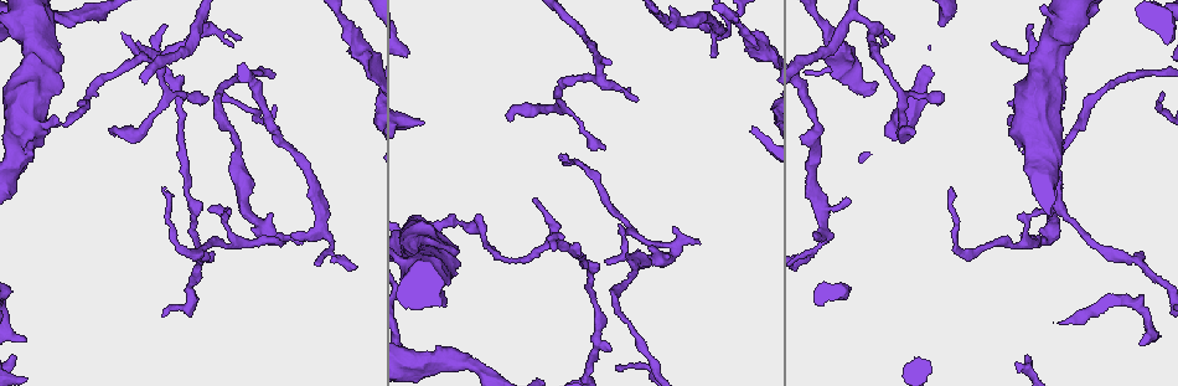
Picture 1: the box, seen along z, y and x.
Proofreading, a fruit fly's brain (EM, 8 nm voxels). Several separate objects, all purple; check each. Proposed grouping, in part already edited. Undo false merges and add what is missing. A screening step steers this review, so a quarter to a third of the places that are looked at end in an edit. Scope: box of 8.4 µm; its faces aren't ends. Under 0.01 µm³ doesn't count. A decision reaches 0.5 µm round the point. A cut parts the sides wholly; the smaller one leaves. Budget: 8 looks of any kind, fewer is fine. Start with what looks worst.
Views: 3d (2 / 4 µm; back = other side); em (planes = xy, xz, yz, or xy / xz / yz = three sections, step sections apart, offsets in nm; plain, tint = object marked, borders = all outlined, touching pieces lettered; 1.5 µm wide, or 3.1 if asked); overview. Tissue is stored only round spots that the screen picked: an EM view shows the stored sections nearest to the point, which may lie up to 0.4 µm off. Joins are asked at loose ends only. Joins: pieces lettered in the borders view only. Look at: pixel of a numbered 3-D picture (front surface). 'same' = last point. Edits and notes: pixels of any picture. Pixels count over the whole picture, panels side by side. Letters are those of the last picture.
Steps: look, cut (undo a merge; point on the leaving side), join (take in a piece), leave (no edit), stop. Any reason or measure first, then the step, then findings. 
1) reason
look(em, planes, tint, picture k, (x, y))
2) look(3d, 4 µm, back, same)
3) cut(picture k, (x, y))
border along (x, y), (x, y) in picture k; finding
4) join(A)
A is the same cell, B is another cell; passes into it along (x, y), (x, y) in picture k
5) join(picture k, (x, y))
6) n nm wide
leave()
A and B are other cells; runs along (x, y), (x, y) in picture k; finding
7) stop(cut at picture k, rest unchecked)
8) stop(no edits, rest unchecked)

tapers out
look(3d, 4 µm, picture 1, (716, 56))

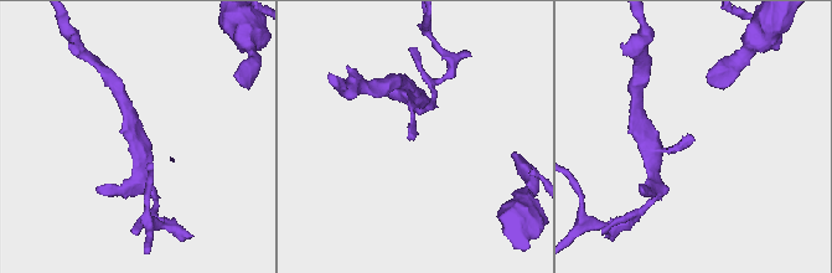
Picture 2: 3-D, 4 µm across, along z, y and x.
look(em, xy, step 8, borders, picture 2, (692, 136))

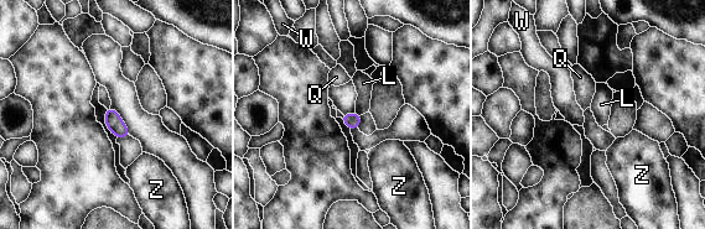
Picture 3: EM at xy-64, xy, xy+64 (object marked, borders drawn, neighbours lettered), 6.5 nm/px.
cut it another way
look(em, planes, borders, same)

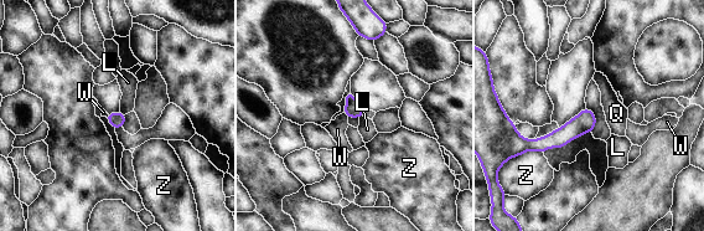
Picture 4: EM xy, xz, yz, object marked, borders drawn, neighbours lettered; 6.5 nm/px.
100 nm wide; Z touches over 180 nm
leave()
L, Q, W and Z are other cells; none of them fits

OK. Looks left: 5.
long arm stops here
look(em, xy, step 4, borders, picture 1, (164, 188))

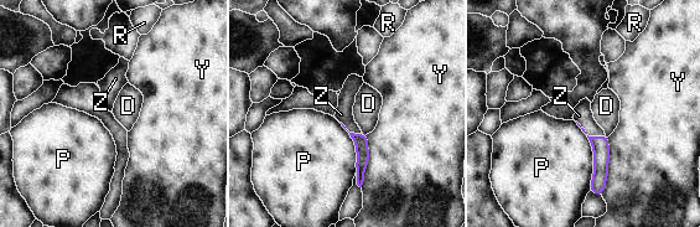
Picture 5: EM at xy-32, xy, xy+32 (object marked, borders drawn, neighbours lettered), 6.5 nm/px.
P touches over 460 nm
join(Z)
Z is the same cell, D, P, R and Y are other cells; the neuron continues

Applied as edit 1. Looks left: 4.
see it whole again
look(overview)

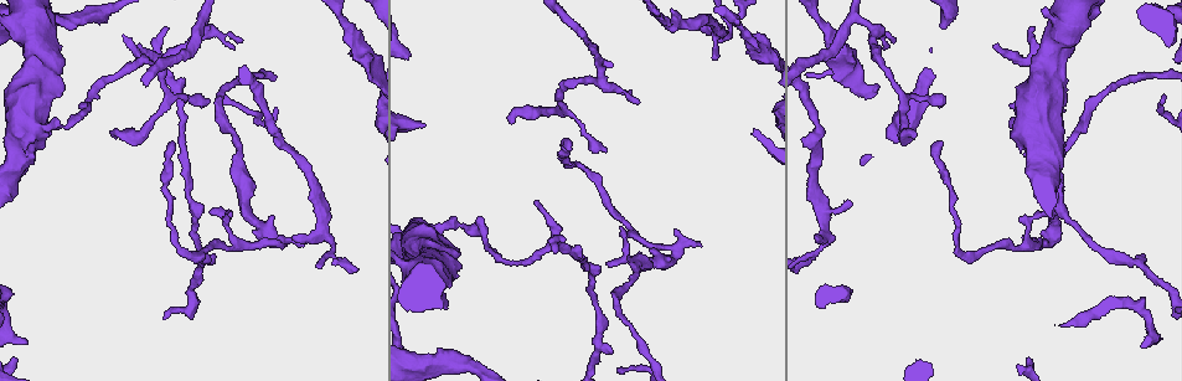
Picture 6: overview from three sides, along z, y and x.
thick turns thin
look(em, planes, borders, picture 6, (907, 104))

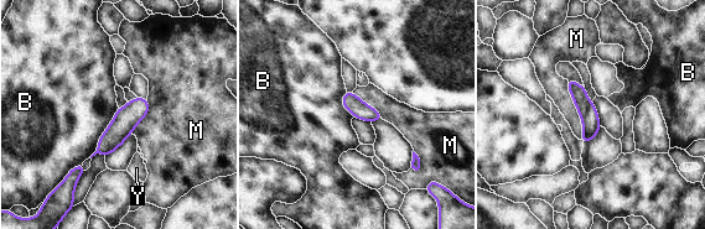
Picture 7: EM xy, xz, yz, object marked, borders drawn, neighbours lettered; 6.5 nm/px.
120 nm wide
leave()
B, M and Y are other cells; border along (118, 107), (114, 119), (89, 156) in picture 7; continuous, no second neuron

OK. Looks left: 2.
stop(join at picture 5, rest unchecked)

